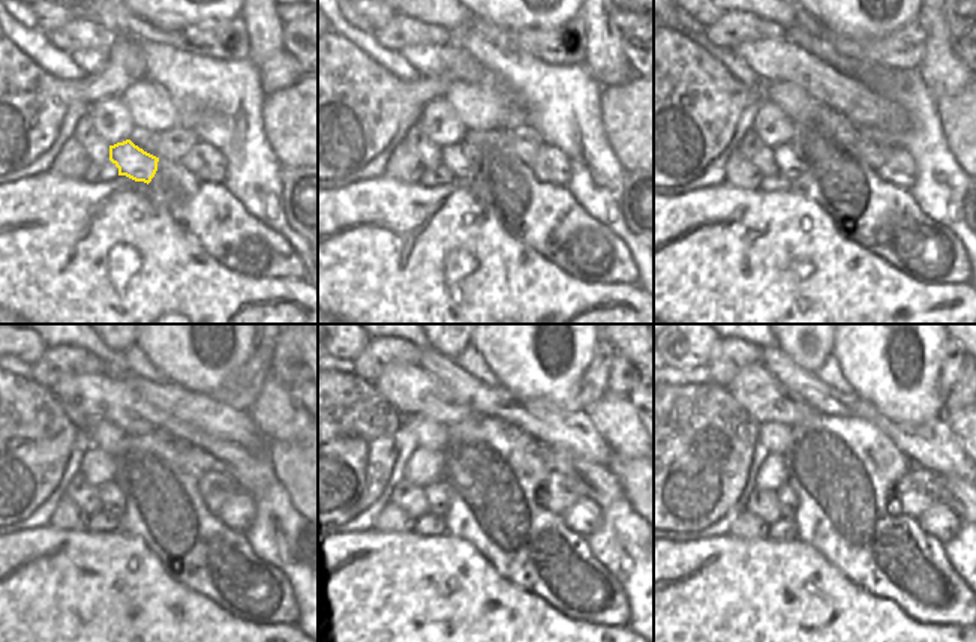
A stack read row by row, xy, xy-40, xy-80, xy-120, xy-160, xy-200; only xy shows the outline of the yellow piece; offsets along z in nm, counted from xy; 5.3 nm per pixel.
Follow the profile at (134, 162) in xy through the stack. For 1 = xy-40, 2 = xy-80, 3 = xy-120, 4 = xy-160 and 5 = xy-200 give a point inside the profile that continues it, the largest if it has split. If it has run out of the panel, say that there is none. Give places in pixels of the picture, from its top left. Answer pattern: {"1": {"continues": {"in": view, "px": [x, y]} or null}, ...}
{"1": {"continues": {"in": "xy-40", "px": [453, 158]}}, "2": {"continues": {"in": "xy-80", "px": [789, 167]}}, "3": {"continues": {"in": "xy-120", "px": [111, 495]}}, "4": {"continues": {"in": "xy-160", "px": [440, 495]}}, "5": {"continues": {"in": "xy-200", "px": [786, 497]}}}

